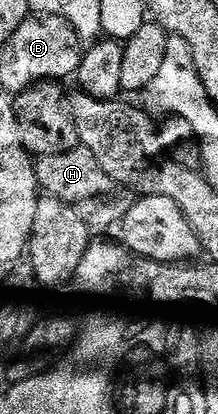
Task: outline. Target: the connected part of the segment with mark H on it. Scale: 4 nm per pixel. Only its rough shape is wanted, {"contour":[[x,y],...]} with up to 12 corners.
{"contour":[[85,145],[34,164],[37,186],[93,230],[115,226],[133,190]]}

